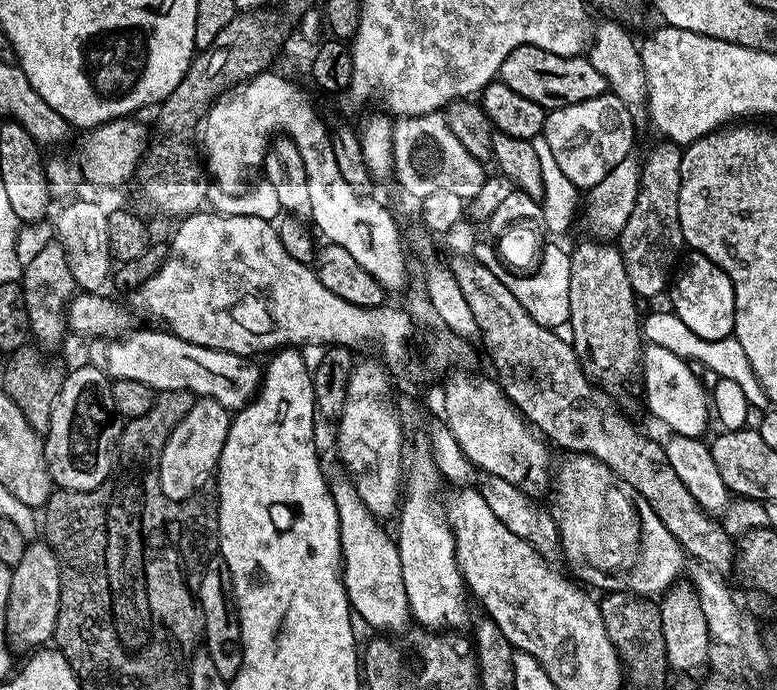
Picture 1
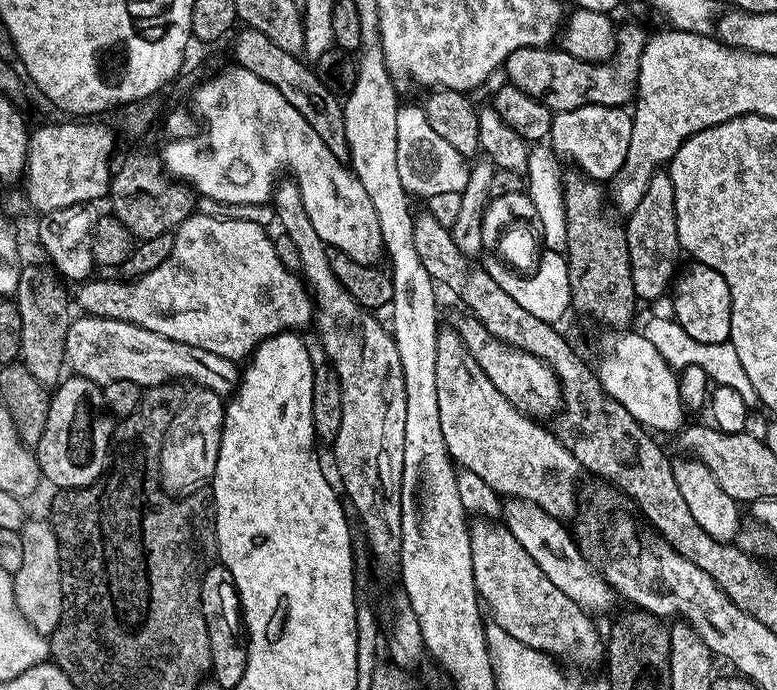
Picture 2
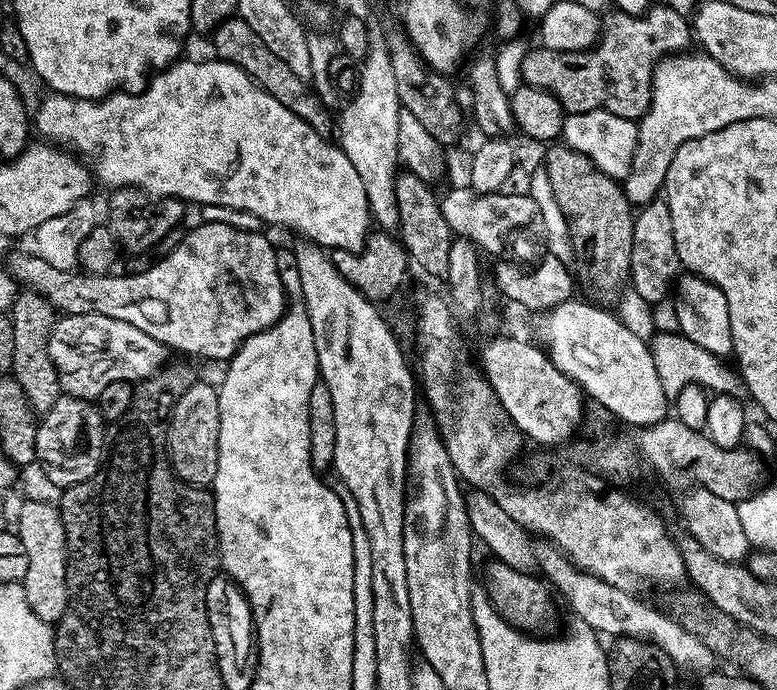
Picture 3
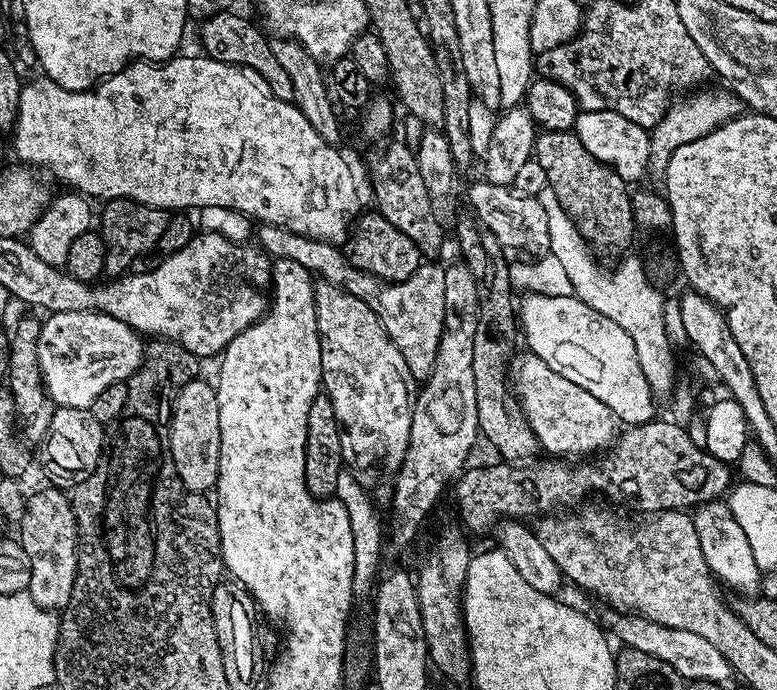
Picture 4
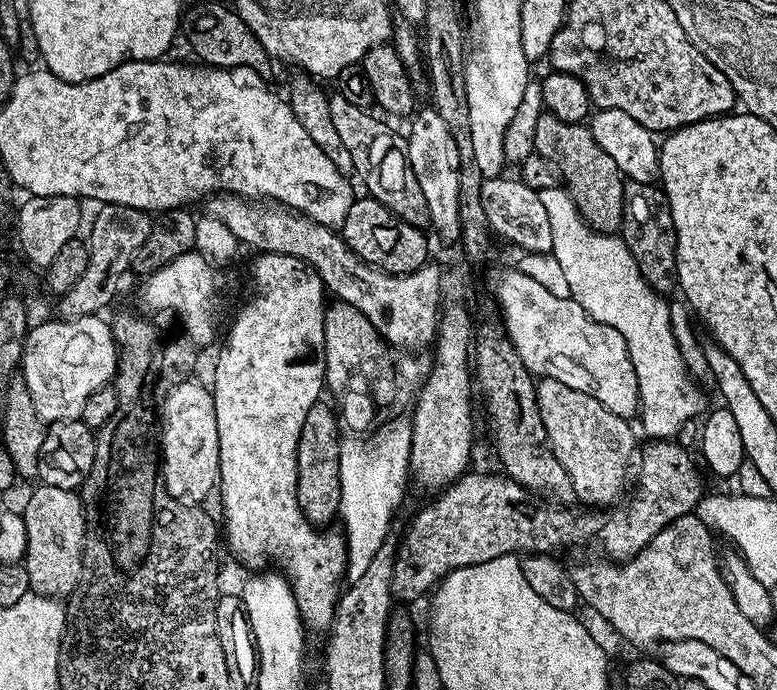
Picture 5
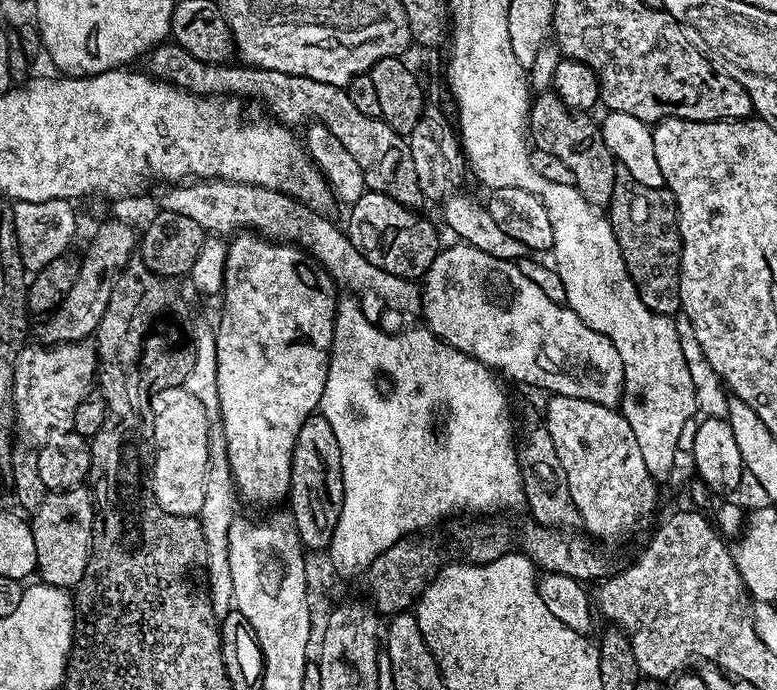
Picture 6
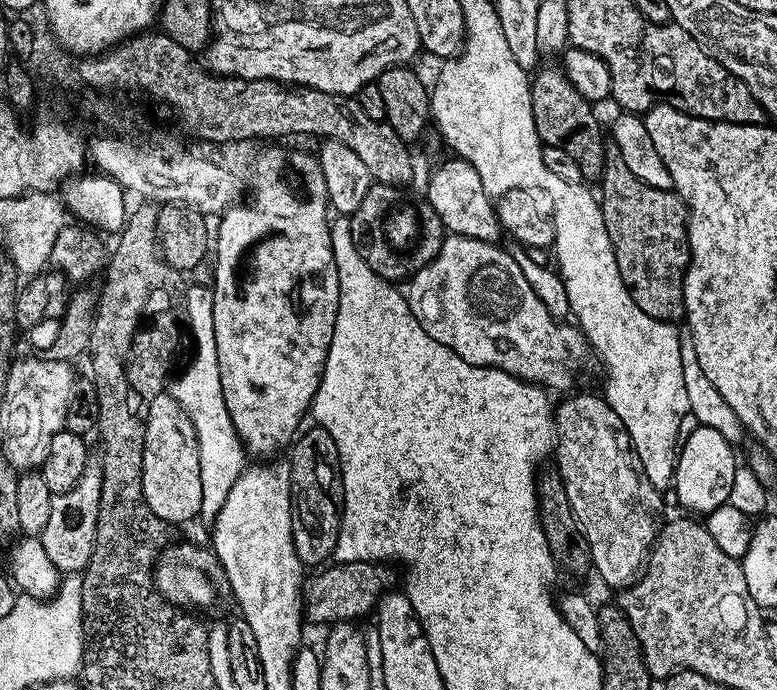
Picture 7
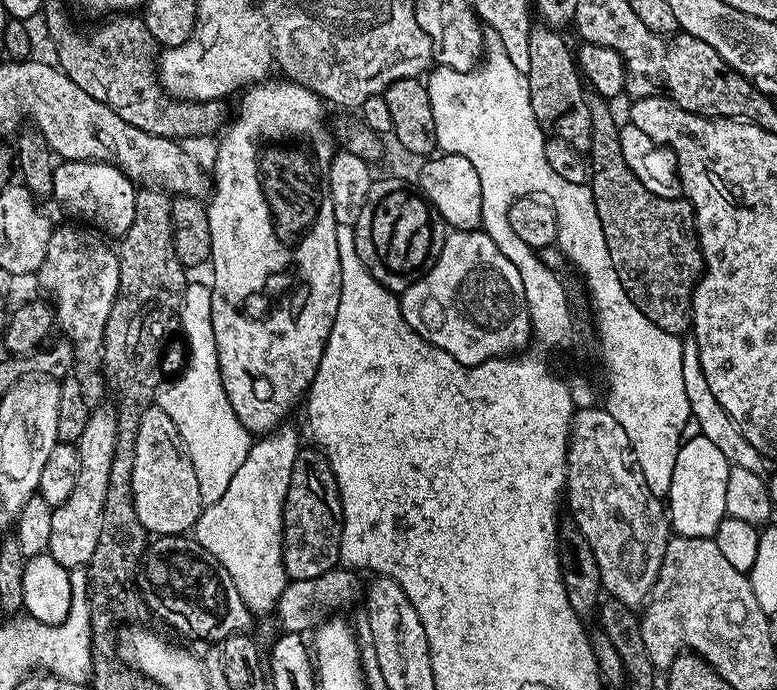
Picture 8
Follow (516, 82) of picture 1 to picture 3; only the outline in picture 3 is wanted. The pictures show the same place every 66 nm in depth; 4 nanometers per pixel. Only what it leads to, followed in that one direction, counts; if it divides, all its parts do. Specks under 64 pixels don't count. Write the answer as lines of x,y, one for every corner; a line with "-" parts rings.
664,2
650,7
648,12
640,17
631,17
630,14
612,10
601,19
600,39
591,50
563,52
536,46
533,52
532,49
525,51
520,67
520,78
523,83
554,94
554,98
558,98
558,102
562,102
565,113
602,111
618,114
618,118
639,121
640,117
646,114
652,101
652,72
656,68
656,64
669,54
679,54
685,51
693,40
693,29
685,15
676,13

